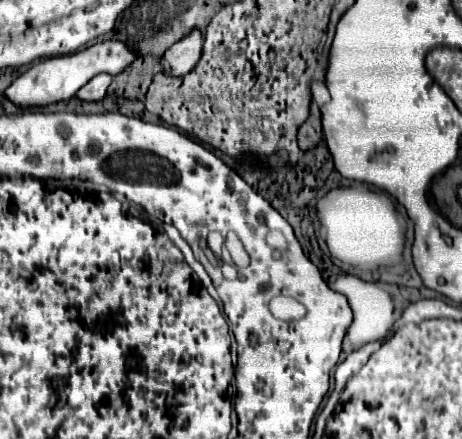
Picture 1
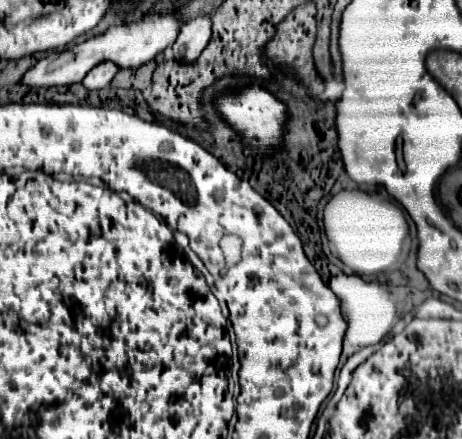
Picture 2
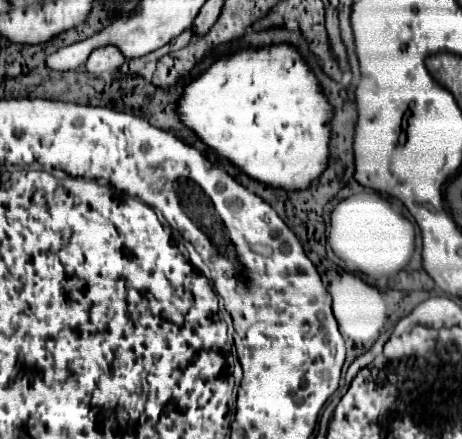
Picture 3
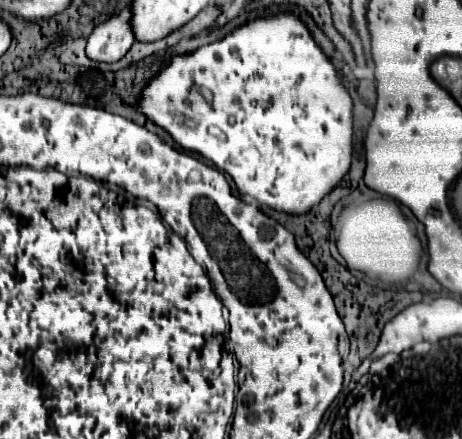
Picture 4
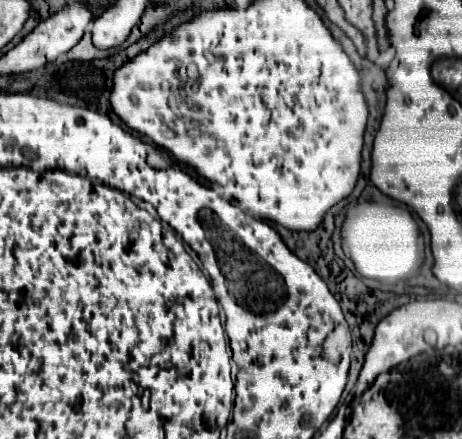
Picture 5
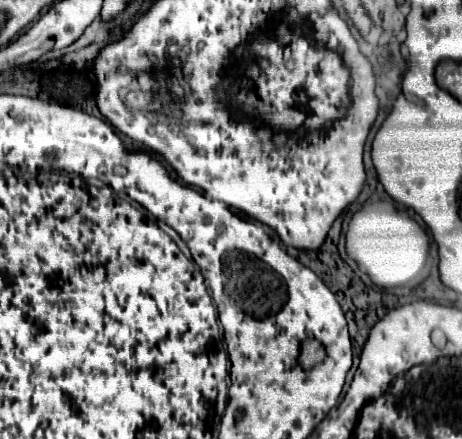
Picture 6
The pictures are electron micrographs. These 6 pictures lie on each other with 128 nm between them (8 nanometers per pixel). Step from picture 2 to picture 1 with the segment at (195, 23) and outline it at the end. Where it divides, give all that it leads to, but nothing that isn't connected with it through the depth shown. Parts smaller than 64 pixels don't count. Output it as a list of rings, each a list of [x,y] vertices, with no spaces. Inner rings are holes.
[[[194,28],[188,36],[184,36],[182,40],[178,40],[174,46],[166,50],[162,58],[164,72],[178,76],[188,74],[200,60],[202,46],[204,46],[204,34],[198,28]]]

